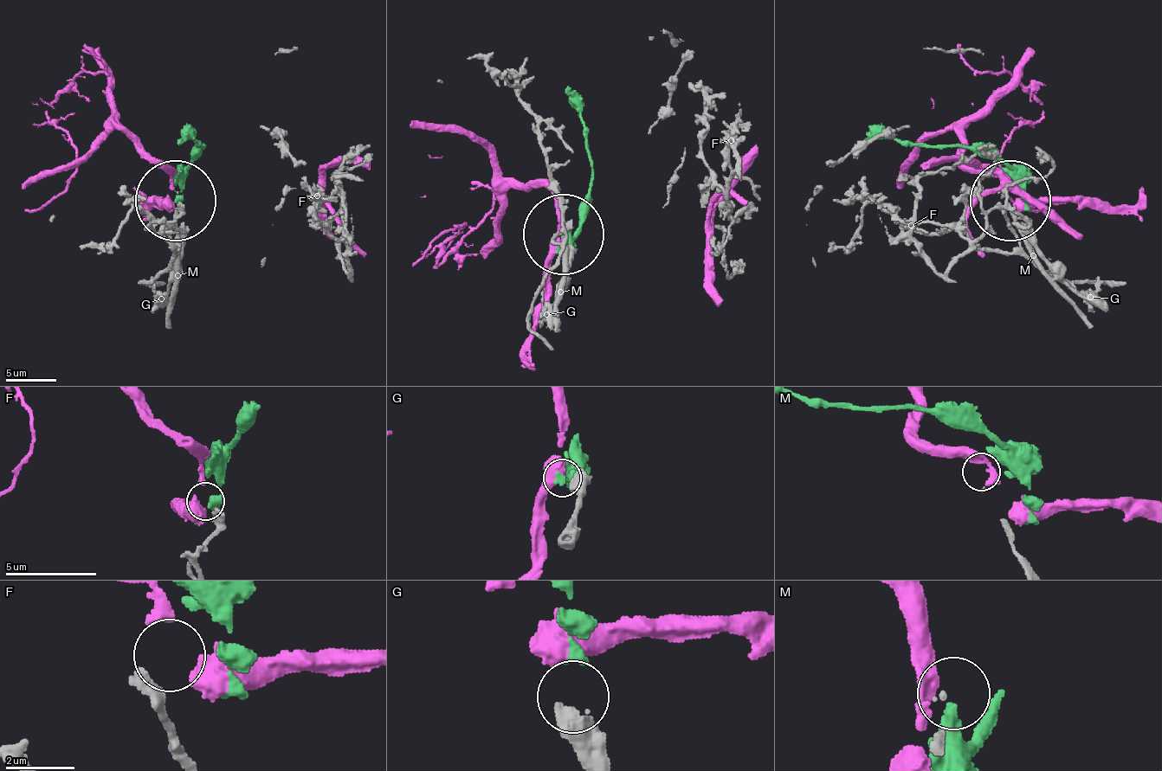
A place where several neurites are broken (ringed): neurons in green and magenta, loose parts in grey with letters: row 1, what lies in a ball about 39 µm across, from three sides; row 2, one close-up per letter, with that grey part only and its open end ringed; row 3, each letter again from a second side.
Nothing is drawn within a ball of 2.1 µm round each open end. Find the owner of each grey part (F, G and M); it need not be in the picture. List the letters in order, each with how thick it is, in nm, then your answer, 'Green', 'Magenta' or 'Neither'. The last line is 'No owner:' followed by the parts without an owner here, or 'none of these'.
F: Thickness 360 nm. Neither
G: Thickness 480 nm. Green
M: Thickness 90 nm. Neither
No owner: F, M

